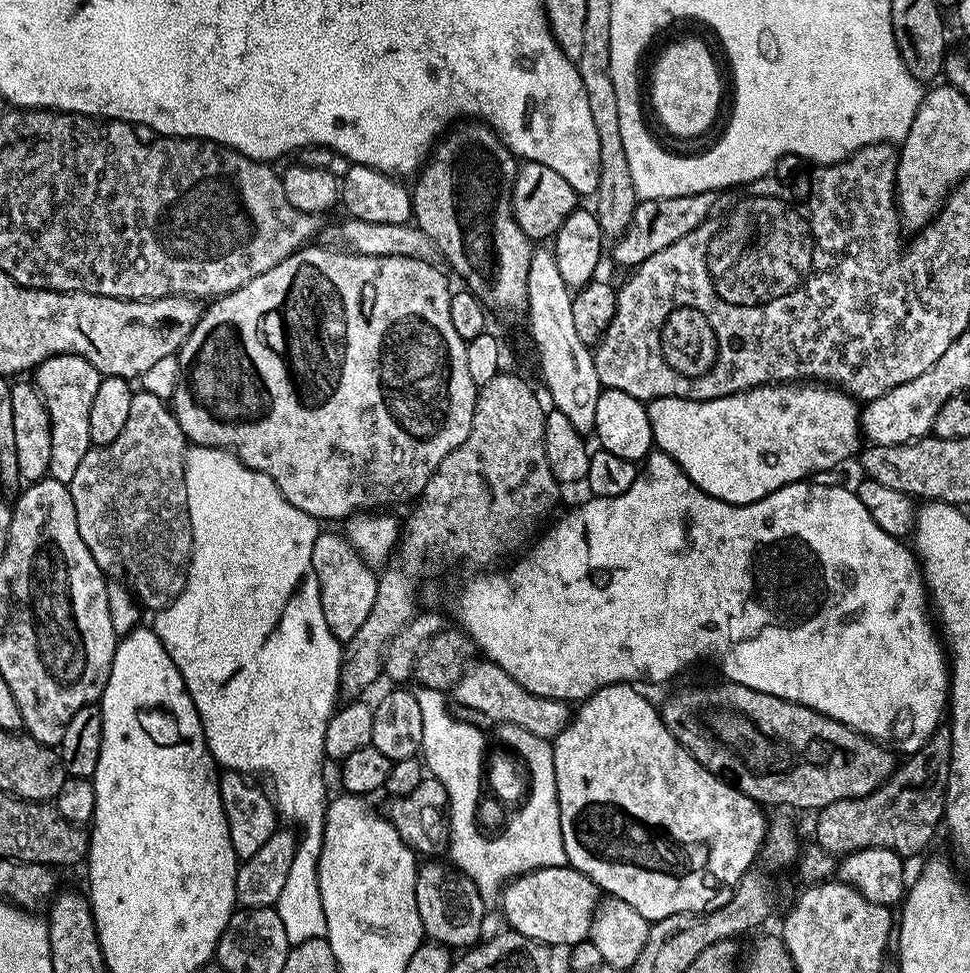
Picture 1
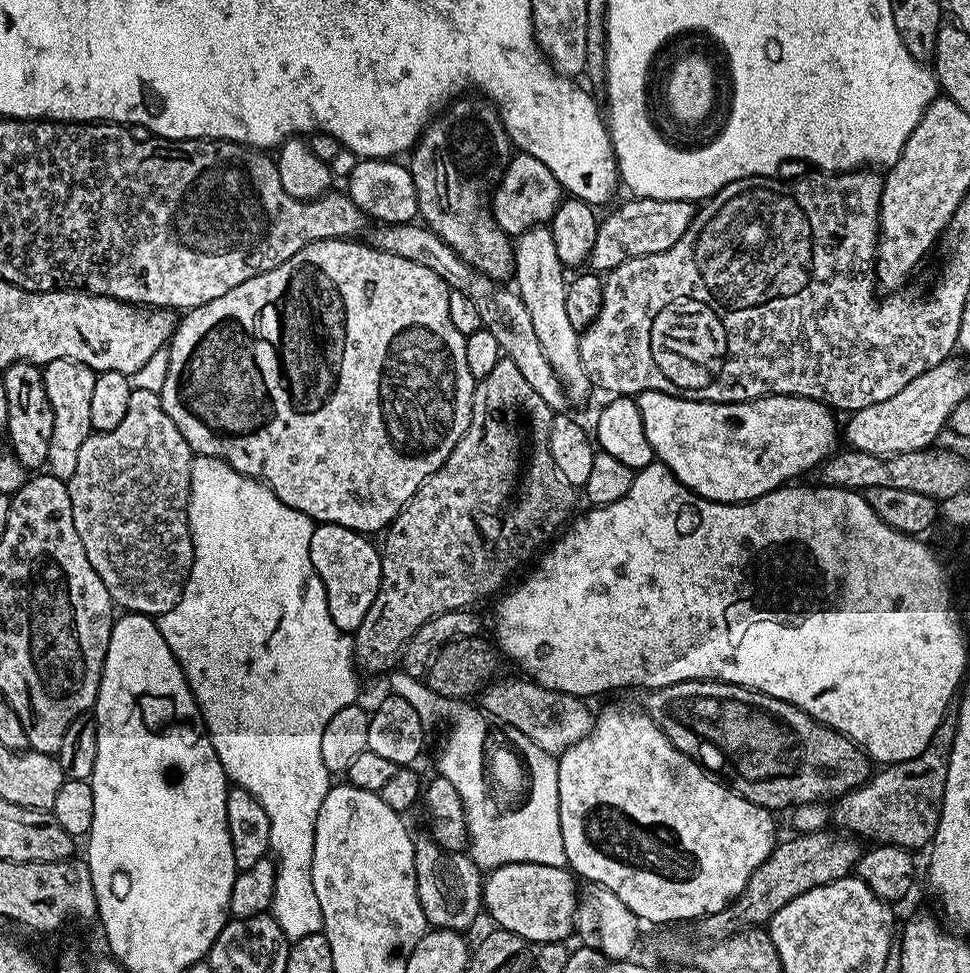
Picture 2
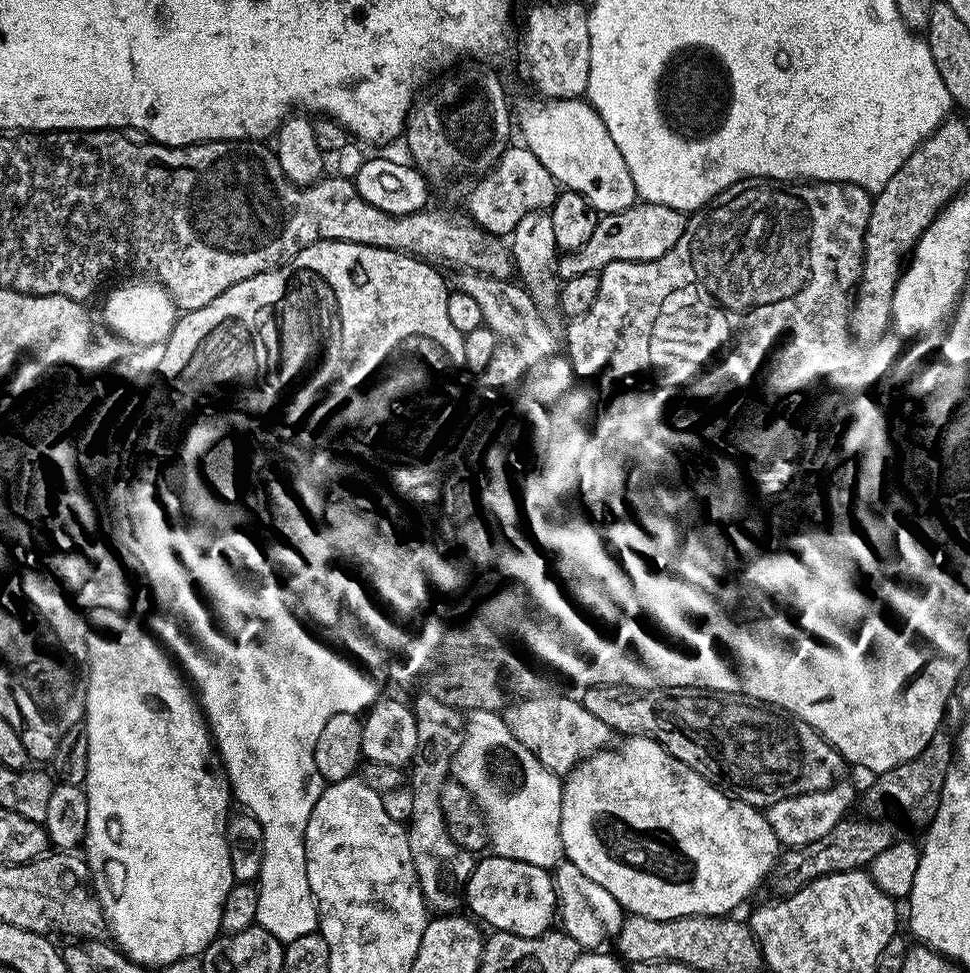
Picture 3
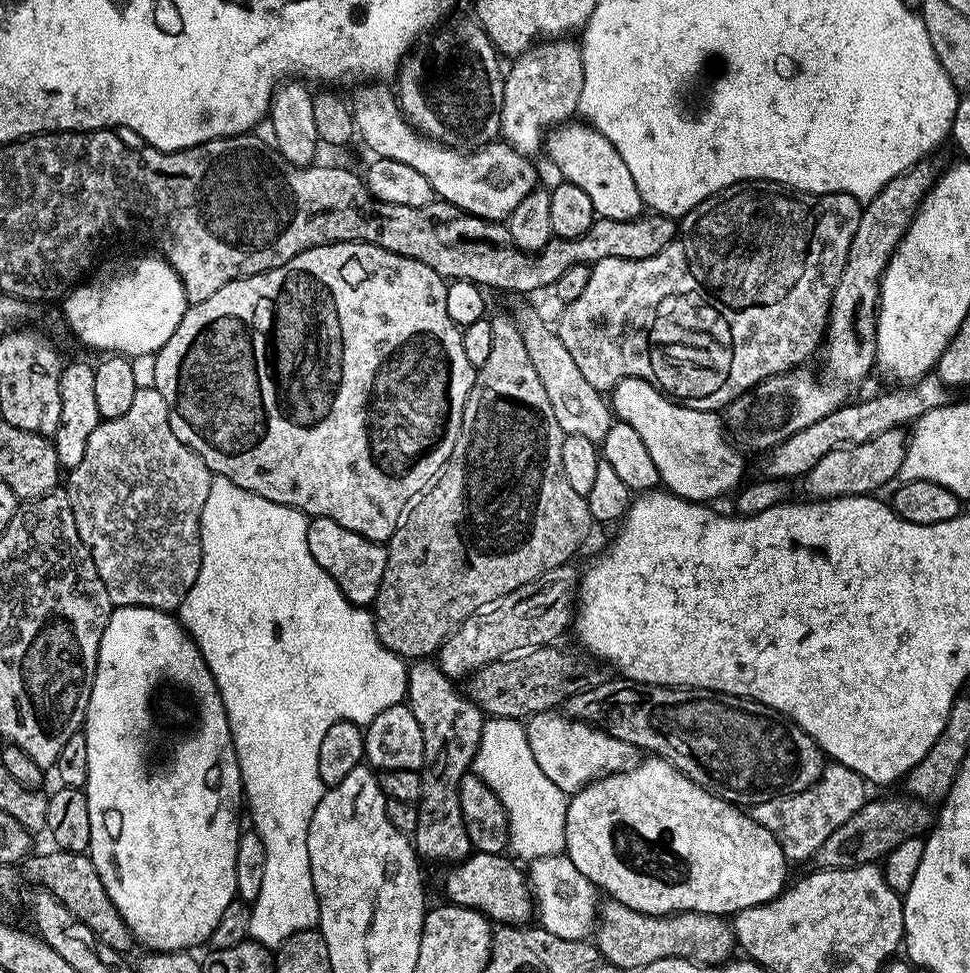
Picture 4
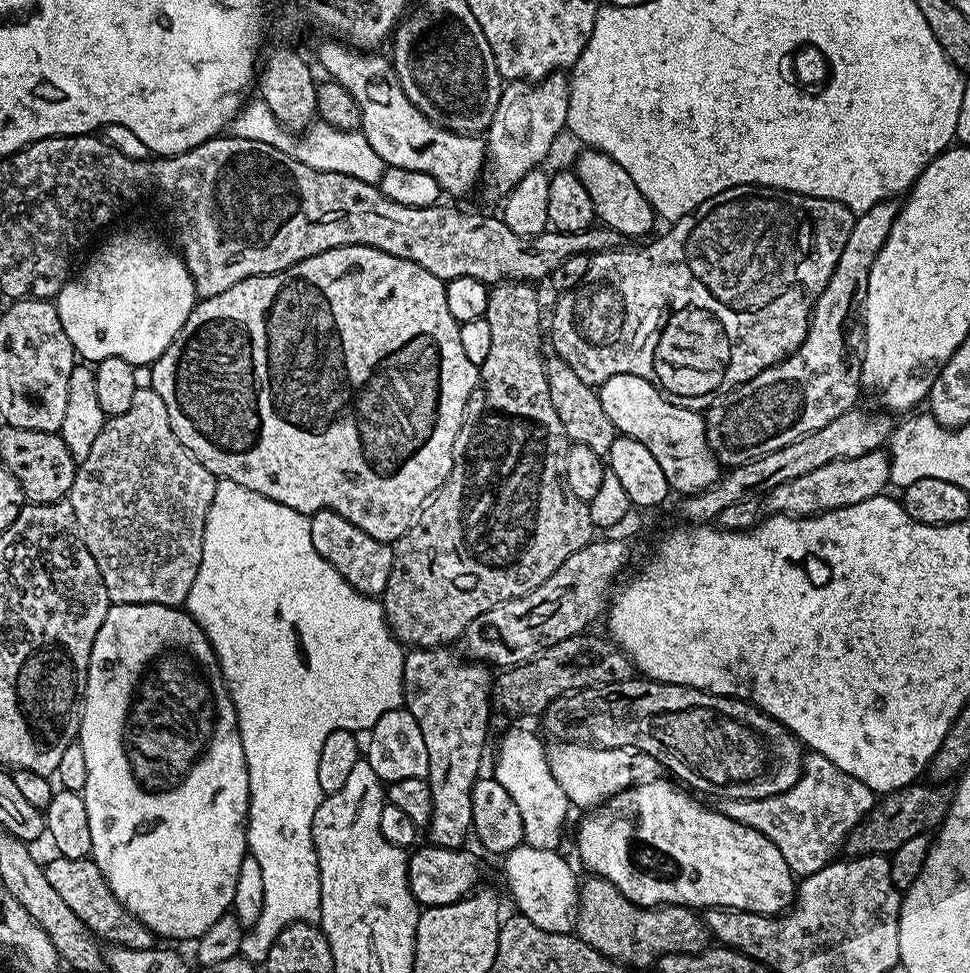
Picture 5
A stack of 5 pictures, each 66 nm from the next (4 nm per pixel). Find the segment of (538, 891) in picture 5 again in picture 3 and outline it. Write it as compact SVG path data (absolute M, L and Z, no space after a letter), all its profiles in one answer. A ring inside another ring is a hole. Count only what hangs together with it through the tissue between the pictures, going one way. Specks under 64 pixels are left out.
M561 862L555 865L554 879L556 882L556 907L558 909L558 924L565 934L574 938L581 949L596 950L604 946L608 940L620 933L626 919L626 913L619 902L610 894L610 890L598 886L594 878L586 878L578 866Z

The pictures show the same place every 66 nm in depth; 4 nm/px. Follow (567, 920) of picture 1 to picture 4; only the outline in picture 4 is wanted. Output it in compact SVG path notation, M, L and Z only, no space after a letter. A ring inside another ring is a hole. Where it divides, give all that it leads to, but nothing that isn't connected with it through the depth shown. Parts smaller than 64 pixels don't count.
M473 851L471 856L447 869L444 892L453 904L464 908L477 908L489 920L500 926L524 926L534 916L534 889L522 867L515 868L504 854L486 854Z

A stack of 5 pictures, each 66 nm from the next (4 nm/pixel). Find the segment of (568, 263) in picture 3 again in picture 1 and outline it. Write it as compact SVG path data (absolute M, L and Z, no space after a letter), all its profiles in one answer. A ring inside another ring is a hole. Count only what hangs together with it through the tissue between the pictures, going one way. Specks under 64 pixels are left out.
M699 192L698 194L682 194L674 198L640 200L630 218L630 226L626 226L626 230L621 236L615 237L613 244L616 245L613 248L611 245L610 256L612 252L613 262L621 264L625 270L631 270L646 258L658 254L658 250L666 250L666 246L674 246L679 240L686 238L686 234L690 234L690 230L702 226L702 222L713 215L712 207L716 204L716 198L718 198L716 192Z

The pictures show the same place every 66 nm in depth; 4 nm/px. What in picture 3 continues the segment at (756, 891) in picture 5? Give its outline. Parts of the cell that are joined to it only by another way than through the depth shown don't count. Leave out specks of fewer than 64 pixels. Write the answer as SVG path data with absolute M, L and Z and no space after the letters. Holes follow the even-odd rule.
M624 736L621 744L609 746L603 751L596 752L592 756L580 761L566 776L562 784L560 801L562 802L562 814L560 815L560 847L563 849L567 863L578 866L586 878L594 878L598 886L610 890L614 898L619 902L625 913L633 916L645 916L651 920L673 920L683 916L722 916L727 917L760 883L771 877L772 870L777 860L782 855L780 839L774 834L767 815L761 809L755 808L737 800L735 796L729 796L715 784L711 784L706 777L698 774L698 770L690 770L686 762L674 758L668 751L649 736Z

